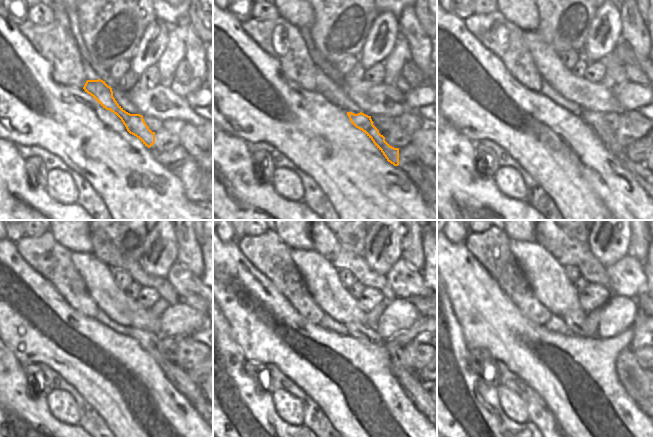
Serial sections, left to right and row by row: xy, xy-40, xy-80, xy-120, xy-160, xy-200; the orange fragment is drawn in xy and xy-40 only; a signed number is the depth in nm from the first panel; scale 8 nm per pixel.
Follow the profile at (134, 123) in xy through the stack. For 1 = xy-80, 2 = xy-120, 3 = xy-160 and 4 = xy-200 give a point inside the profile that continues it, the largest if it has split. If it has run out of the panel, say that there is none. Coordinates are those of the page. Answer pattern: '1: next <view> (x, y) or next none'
1: next xy-80 (610, 141)
2: next xy-120 (179, 377)
3: next xy-160 (416, 390)
4: next xy-200 (640, 405)

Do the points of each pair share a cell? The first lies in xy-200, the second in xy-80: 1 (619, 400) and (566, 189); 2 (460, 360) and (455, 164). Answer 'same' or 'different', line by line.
1: same
2: same

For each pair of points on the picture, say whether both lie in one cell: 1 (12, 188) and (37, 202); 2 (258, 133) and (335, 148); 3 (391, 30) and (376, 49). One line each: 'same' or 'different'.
1: same
2: same
3: same

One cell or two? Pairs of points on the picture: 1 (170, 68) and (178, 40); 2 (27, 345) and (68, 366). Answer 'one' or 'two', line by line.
1: one
2: one

